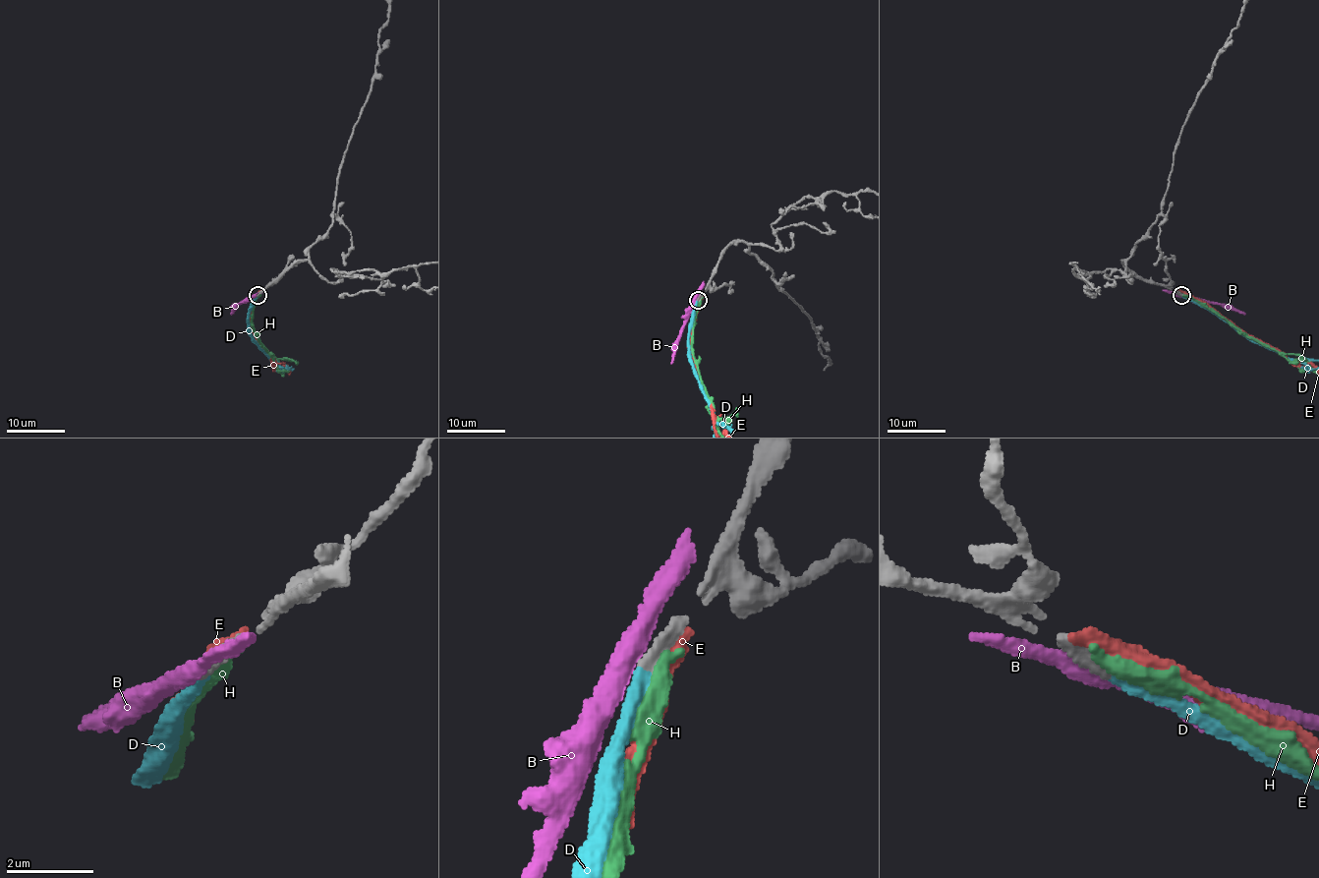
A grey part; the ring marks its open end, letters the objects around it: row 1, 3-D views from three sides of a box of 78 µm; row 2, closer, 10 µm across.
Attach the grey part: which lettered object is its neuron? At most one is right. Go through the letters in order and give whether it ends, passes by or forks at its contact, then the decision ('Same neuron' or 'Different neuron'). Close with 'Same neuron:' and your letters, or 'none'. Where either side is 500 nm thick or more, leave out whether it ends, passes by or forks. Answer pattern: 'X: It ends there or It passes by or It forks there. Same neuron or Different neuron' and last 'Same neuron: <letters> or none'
B: It passes by. Different neuron
D: It ends there. Same neuron
E: It ends there. Different neuron
H: It ends there. Different neuron
Same neuron: D

